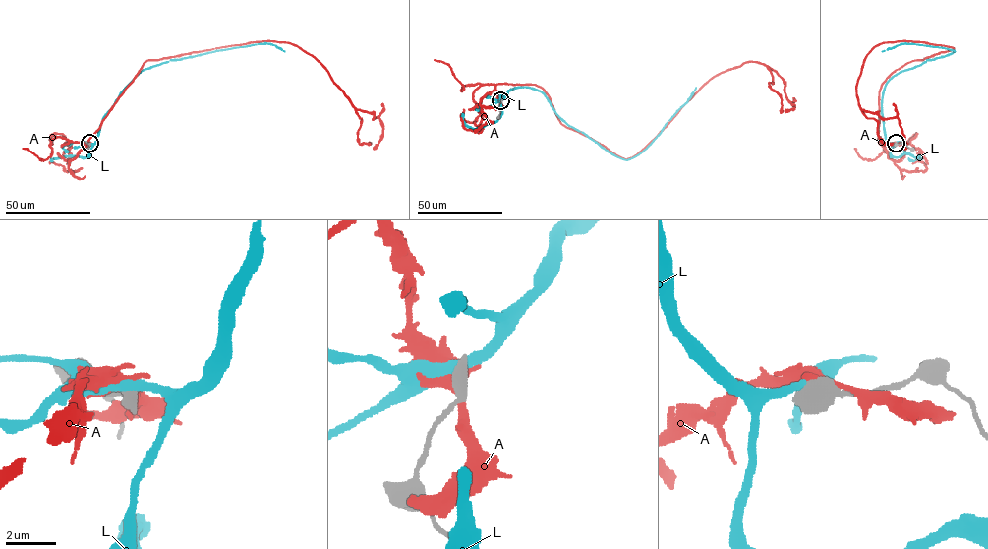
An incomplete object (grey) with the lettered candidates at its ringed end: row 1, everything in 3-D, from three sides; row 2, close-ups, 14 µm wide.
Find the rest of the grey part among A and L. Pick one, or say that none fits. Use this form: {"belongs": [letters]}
{"belongs": ["A"]}

